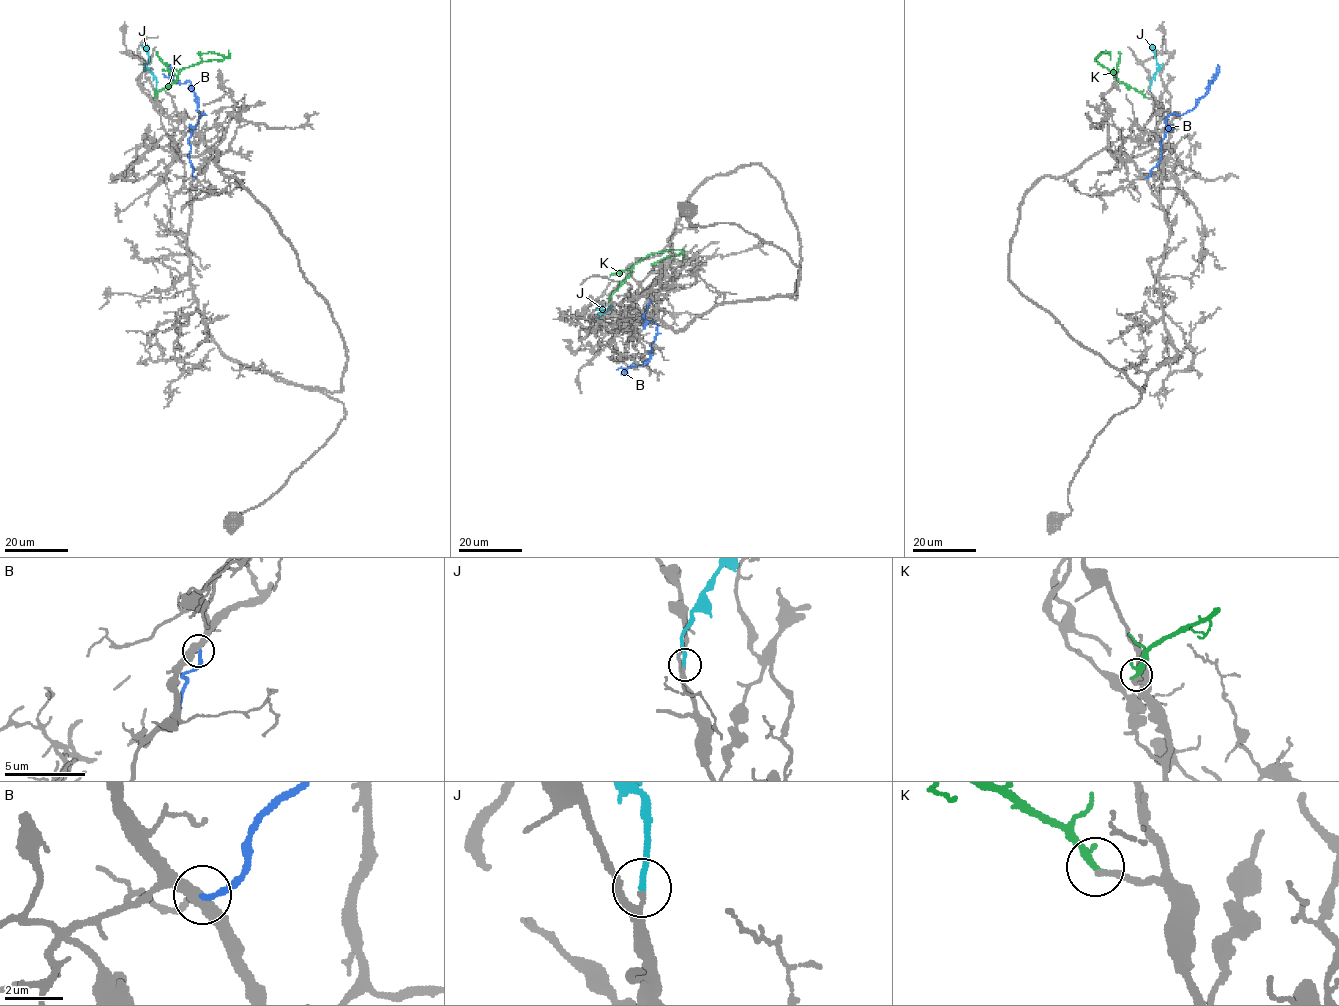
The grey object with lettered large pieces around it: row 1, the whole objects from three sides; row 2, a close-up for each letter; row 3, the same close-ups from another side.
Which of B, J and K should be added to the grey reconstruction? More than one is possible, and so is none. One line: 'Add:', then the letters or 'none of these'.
Add: J

